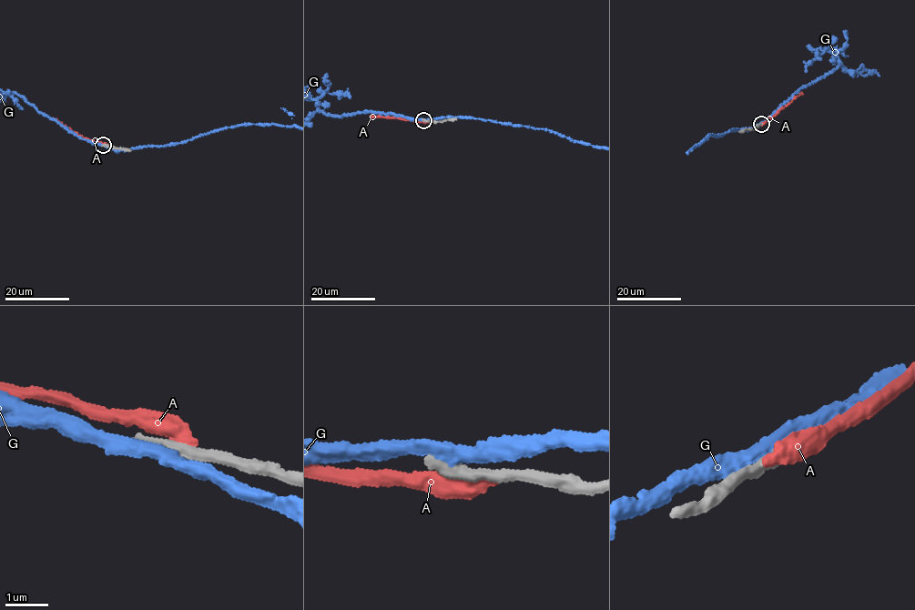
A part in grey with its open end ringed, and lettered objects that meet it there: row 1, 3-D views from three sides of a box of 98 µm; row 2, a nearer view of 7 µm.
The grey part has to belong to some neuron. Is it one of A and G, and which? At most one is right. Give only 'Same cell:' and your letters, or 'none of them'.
Same cell: none of them

